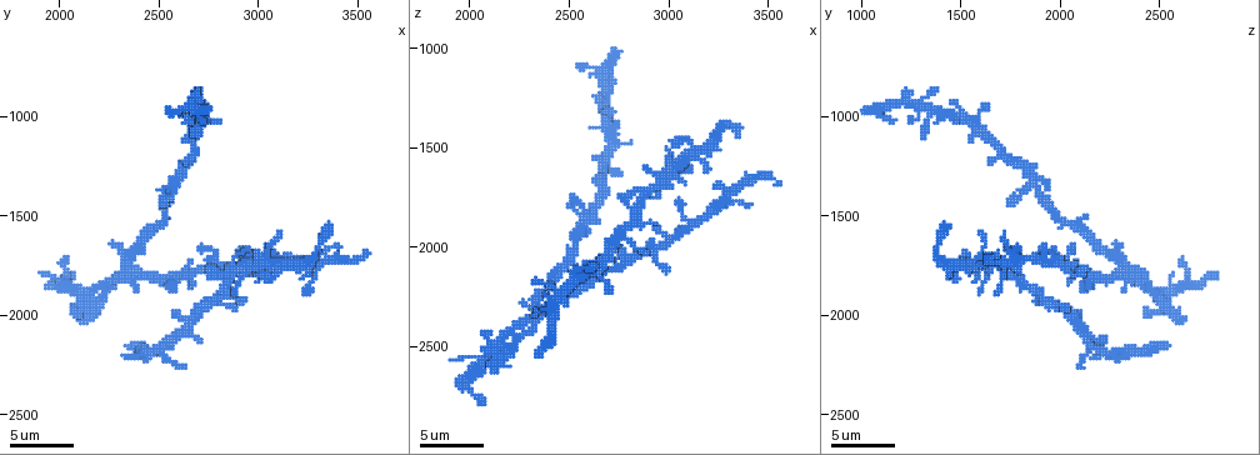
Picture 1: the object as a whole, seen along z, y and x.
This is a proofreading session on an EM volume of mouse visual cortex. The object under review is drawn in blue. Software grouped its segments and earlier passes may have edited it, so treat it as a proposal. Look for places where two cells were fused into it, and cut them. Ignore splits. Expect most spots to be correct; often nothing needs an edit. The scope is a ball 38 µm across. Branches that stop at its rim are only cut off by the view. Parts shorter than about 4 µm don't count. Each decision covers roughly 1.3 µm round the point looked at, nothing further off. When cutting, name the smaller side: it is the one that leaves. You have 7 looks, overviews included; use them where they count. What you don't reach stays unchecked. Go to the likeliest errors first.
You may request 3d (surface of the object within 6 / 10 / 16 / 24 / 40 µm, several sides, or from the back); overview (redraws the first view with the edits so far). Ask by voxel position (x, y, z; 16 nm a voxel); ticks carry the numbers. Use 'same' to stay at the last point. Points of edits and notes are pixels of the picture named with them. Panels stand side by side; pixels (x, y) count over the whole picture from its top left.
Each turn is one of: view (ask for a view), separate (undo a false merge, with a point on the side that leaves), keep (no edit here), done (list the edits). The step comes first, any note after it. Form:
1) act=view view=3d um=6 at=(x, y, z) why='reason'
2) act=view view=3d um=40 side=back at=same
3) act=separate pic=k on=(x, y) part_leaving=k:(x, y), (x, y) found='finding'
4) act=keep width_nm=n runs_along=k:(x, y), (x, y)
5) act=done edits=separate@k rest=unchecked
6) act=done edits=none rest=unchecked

act=view view=3d um=10 at=(2580, 1350, 1860) why='small branch off a trunk'

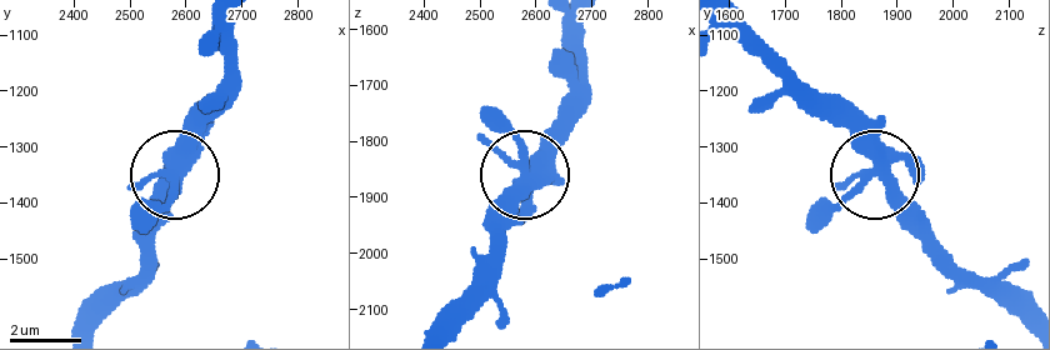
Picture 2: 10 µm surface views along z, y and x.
act=keep arms=4 runs_along=2:(1029, 329), (876, 180), (818, 228) found='continuous, no second cell'

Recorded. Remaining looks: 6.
act=view view=3d um=10 at=(3110, 1700, 1870) why='looks like a crossing'

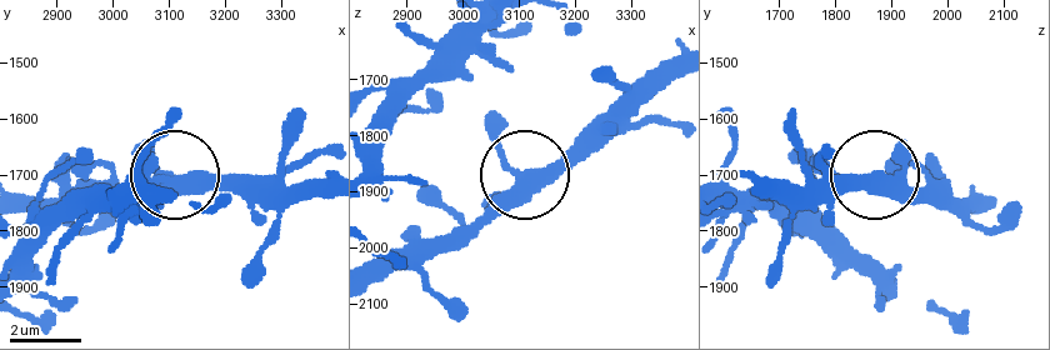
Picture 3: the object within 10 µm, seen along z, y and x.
act=keep side_arm_um=9 runs_along=3:(375, 270), (420, 266), (528, 174), (573, 168), (605, 144) found='continuous, no second cell'

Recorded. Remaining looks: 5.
act=view view=3d um=10 at=(2320, 1740, 2340)

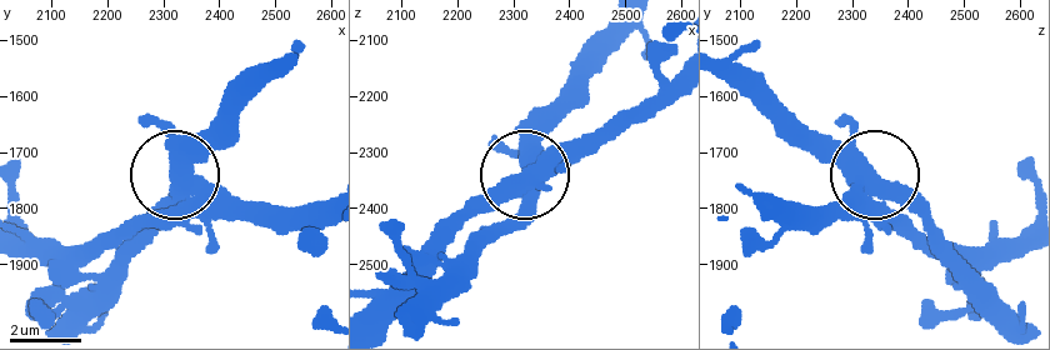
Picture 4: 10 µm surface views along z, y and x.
act=view view=3d um=10 side=back at=same

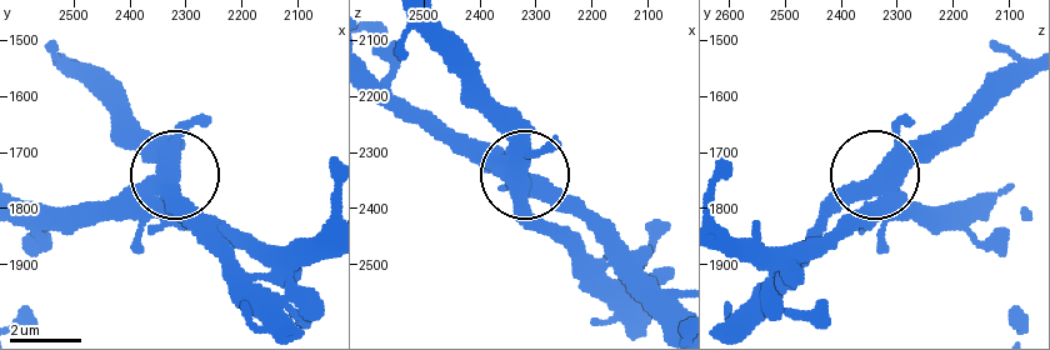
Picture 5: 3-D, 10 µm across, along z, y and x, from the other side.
act=keep runs_along=5:(374, 78), (500, 150), (578, 254) found='one cell here'

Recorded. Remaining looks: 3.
act=done edits=none rest=unchecked

